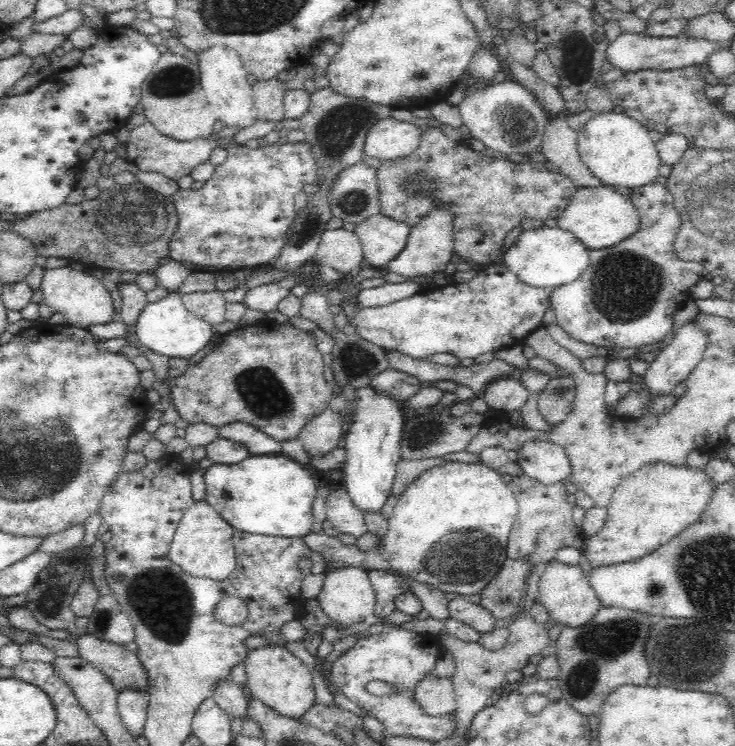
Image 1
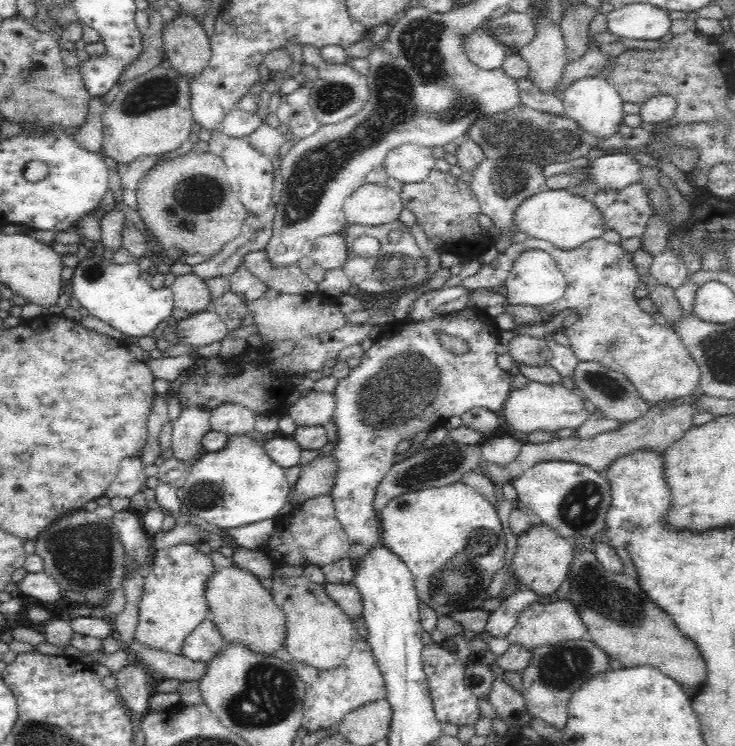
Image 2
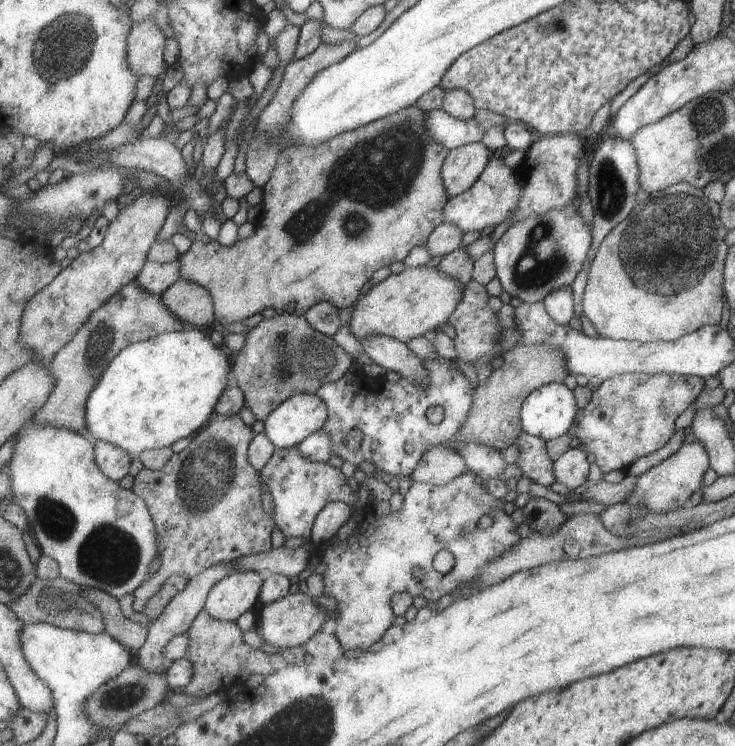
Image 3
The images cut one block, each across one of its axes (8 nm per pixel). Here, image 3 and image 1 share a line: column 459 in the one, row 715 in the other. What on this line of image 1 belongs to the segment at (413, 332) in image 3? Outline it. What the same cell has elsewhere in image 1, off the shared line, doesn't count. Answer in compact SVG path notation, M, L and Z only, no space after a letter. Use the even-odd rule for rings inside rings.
M270 643L268 646L252 649L244 666L246 683L251 690L252 698L260 700L278 715L299 719L316 704L311 671L285 646Z

